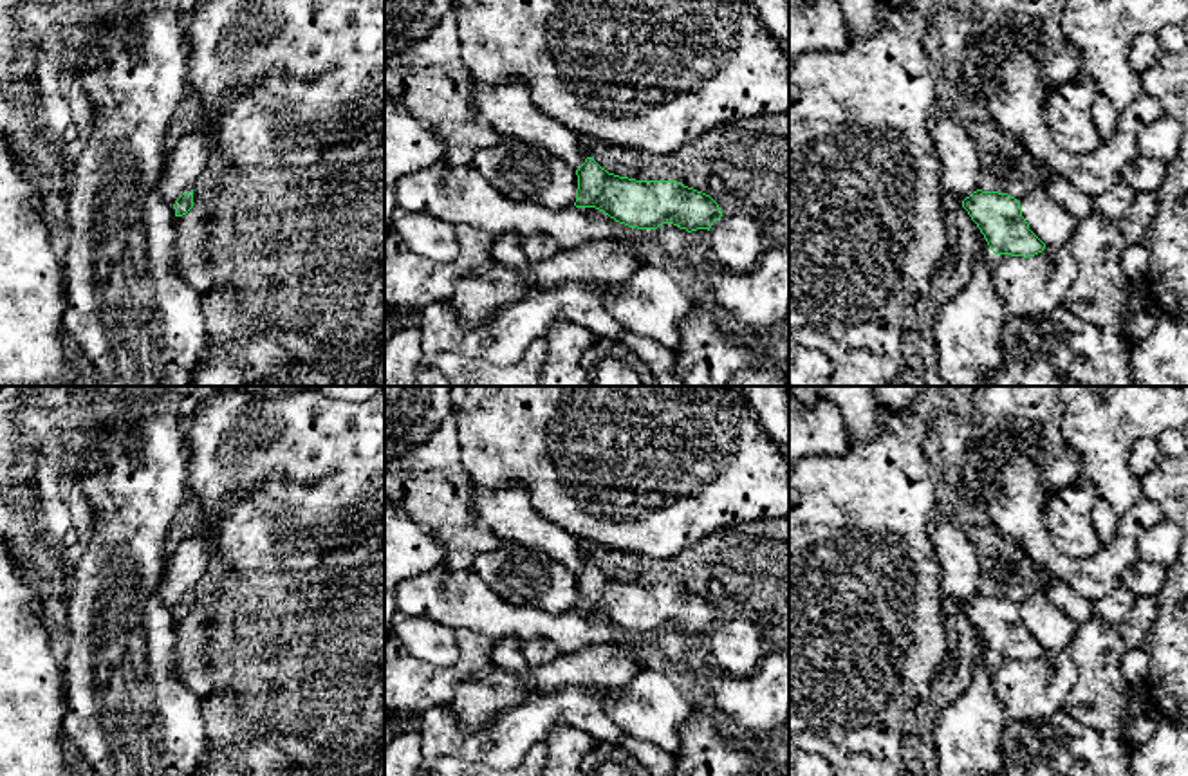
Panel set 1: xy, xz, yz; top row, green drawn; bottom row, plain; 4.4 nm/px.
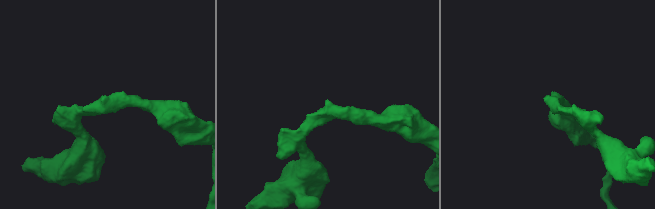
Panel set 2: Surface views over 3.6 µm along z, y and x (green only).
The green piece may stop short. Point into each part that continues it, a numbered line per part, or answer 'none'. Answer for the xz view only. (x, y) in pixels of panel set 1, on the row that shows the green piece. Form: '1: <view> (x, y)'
none

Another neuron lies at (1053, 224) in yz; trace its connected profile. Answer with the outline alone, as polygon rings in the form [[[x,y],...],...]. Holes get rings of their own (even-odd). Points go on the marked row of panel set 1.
[[[1044,184],[1029,189],[1018,202],[1029,229],[1045,247],[1067,247],[1080,220],[1054,202]]]

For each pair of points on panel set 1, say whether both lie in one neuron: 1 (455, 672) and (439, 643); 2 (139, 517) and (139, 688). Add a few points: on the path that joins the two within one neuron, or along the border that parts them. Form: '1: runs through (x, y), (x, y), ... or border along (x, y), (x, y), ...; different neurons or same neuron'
1: border along (455, 632), (457, 659), (448, 666), (410, 655); different neurons
2: runs through (125, 560), (121, 565), (121, 645); same neuron

